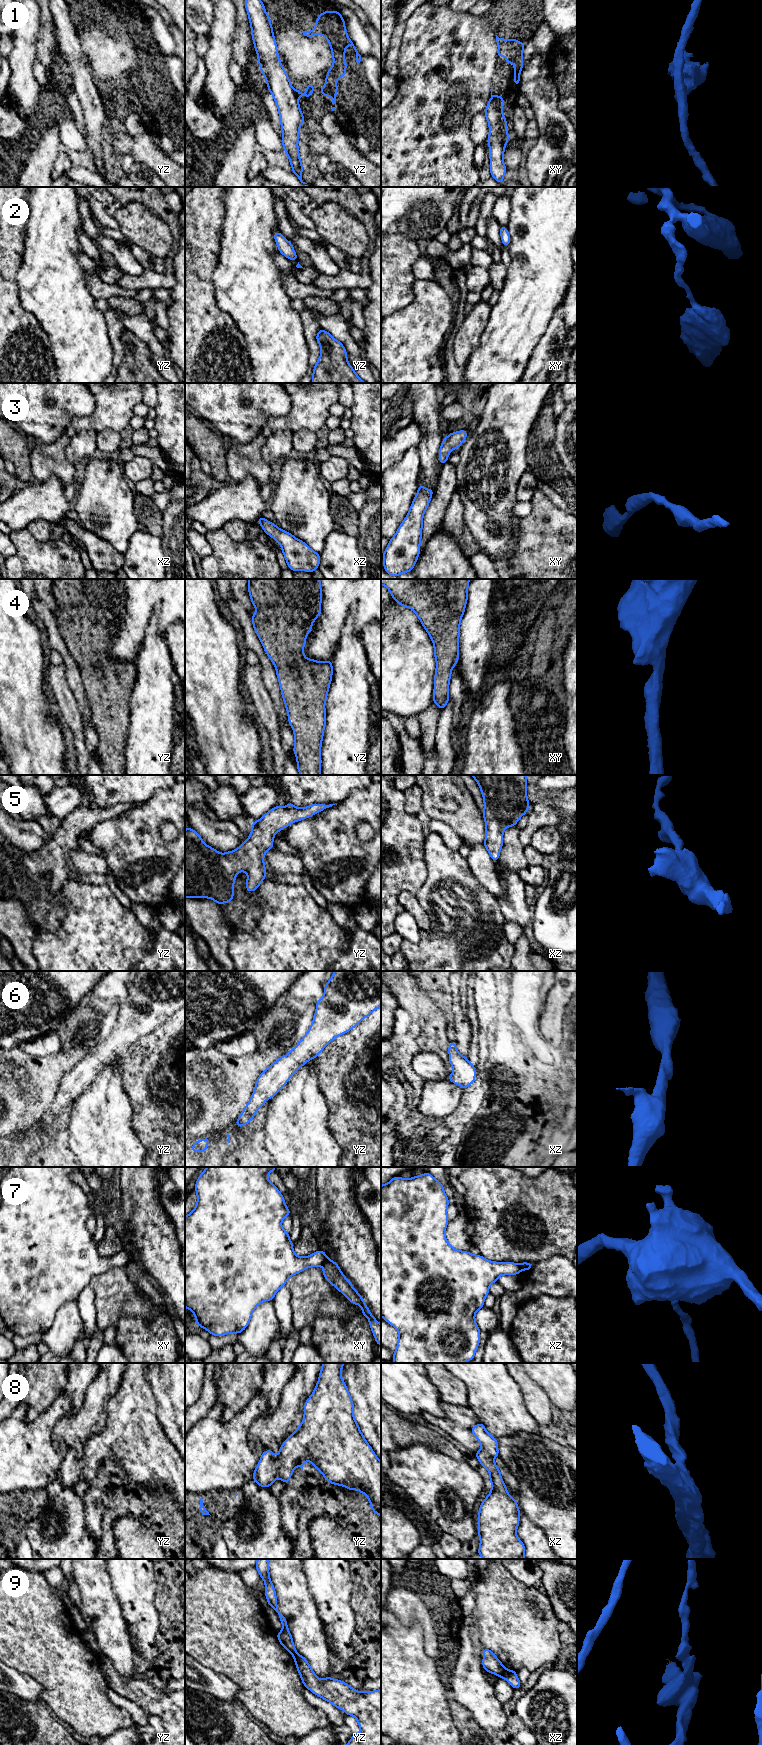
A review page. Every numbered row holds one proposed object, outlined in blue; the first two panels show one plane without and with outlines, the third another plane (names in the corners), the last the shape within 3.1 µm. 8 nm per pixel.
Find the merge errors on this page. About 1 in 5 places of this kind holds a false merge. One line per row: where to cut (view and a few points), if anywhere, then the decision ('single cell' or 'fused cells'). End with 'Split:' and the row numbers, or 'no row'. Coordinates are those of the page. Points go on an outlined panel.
1: cut in yz along (294, 90), (297, 99); fused cells
2: no cut; single cell
3: no cut; single cell
4: no cut; single cell
5: no cut; single cell
6: no cut; single cell
7: cut in xy along (328, 1259), (322, 1265); fused cells
8: no cut; single cell
9: cut in xz along (506, 1669), (499, 1676); fused cells
Split: 1, 7, 9

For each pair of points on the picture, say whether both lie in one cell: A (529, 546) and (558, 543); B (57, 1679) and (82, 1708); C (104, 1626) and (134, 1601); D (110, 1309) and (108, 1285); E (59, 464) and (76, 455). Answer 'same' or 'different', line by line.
A: same
B: same
C: different
D: same
E: different

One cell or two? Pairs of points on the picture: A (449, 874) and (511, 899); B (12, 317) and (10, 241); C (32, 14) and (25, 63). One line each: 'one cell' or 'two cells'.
A: two cells
B: one cell
C: one cell

